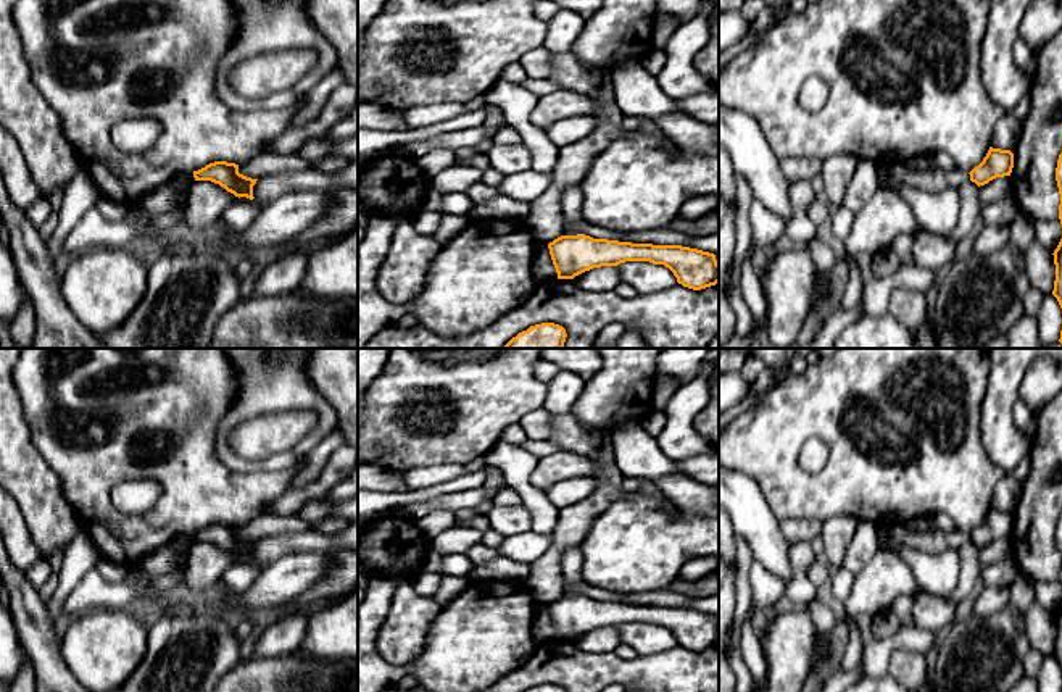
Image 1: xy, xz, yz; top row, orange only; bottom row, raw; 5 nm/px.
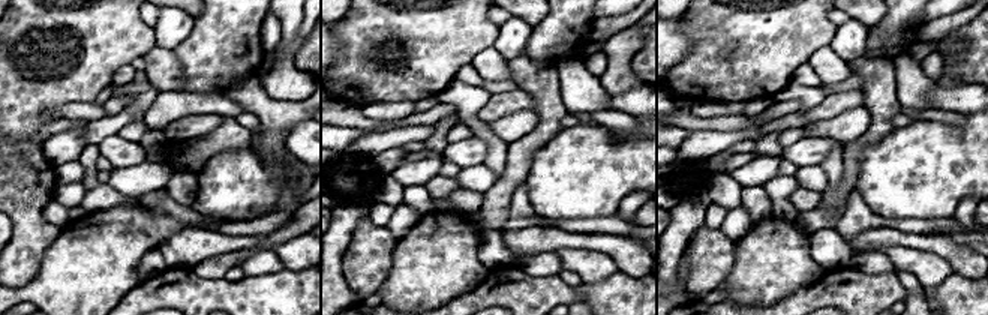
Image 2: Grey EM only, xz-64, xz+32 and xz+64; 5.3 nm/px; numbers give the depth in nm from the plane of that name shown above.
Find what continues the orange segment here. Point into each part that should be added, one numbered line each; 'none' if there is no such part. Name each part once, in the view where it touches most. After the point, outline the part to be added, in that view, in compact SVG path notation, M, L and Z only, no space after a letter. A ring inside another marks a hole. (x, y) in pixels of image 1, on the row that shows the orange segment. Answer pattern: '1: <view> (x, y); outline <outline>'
none

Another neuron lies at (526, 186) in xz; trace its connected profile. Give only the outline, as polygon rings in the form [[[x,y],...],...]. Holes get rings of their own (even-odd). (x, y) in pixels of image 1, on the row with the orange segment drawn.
[[[535,169],[508,174],[498,186],[501,195],[511,197],[524,203],[533,203],[553,184],[553,174]]]

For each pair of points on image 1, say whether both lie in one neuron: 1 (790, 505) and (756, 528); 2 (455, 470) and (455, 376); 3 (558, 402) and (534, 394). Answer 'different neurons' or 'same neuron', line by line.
1: different neurons
2: different neurons
3: different neurons

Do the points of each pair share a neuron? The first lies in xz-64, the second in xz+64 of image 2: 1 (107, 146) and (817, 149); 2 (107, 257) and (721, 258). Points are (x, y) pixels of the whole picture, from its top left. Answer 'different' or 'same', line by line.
1: same
2: different

